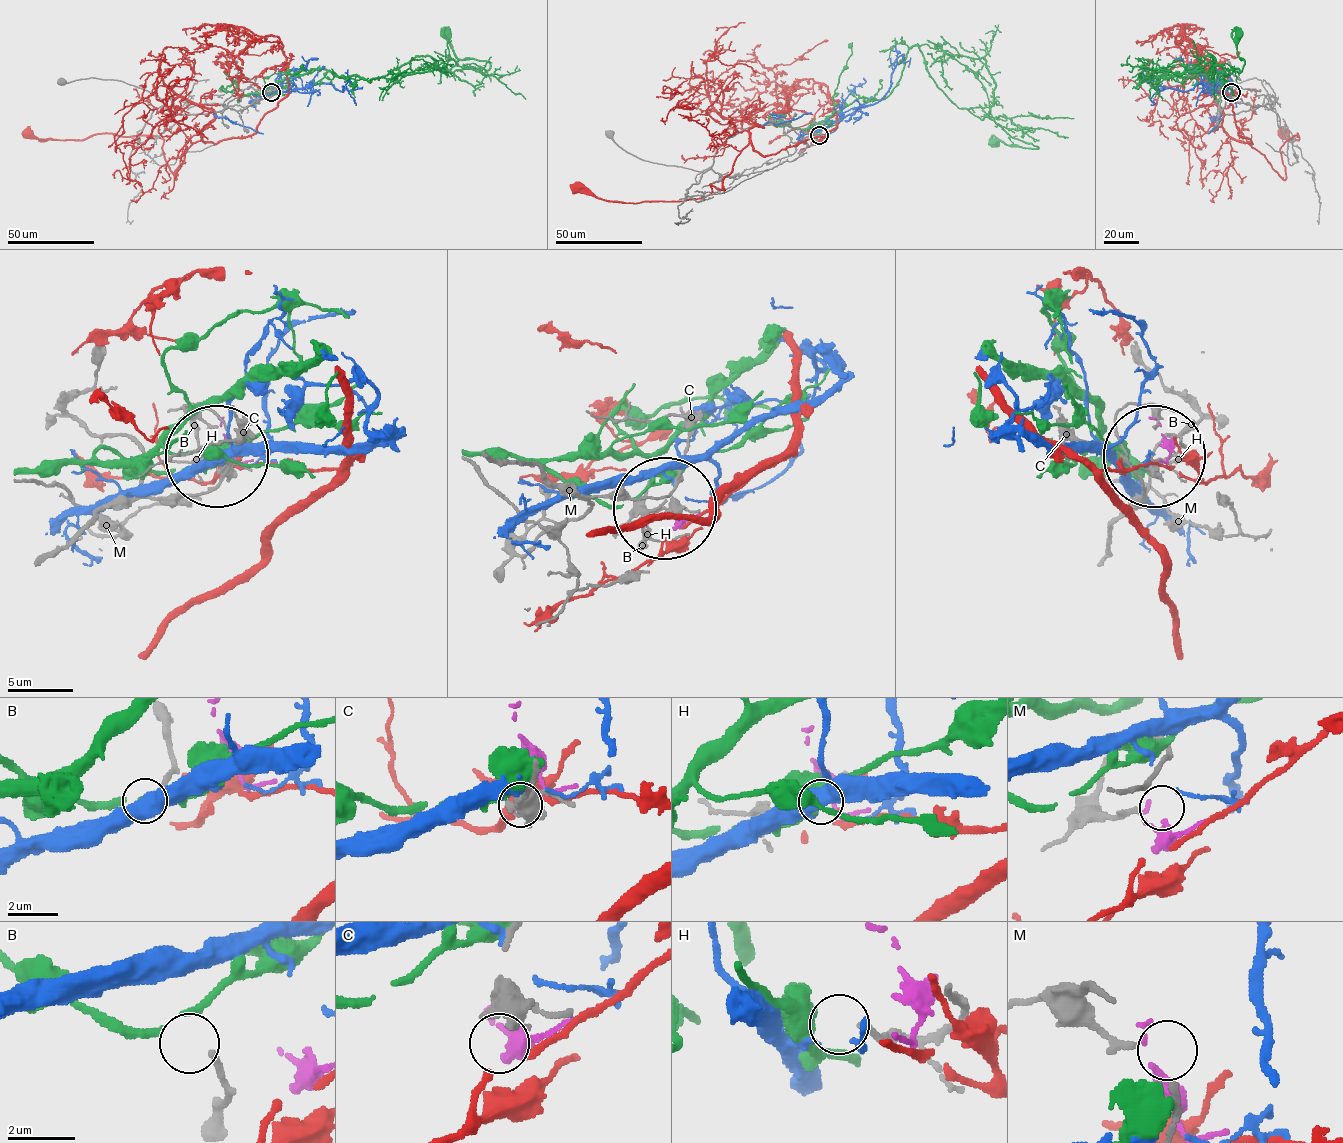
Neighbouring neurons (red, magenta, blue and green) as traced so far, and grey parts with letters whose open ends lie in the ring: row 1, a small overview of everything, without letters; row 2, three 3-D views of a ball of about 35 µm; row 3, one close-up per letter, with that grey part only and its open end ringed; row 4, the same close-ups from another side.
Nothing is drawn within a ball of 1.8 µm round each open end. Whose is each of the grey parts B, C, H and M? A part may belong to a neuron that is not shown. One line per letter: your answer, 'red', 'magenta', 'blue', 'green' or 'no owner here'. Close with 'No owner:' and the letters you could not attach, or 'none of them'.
B: no owner here
C: red
H: blue
M: no owner here
No owner: B, M

